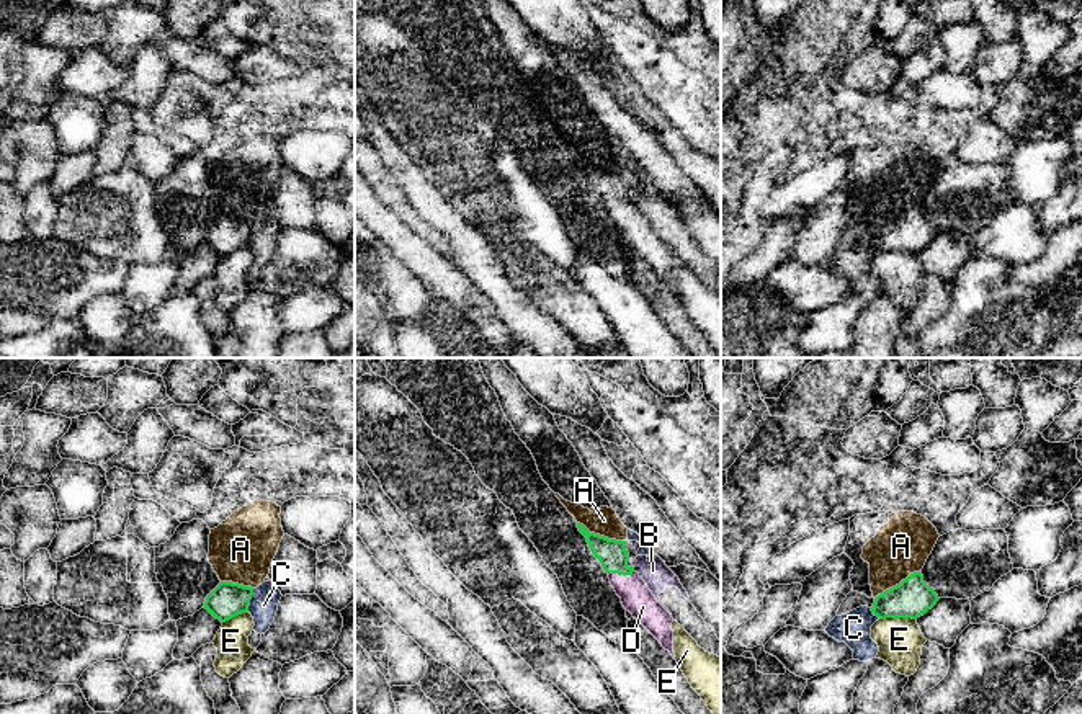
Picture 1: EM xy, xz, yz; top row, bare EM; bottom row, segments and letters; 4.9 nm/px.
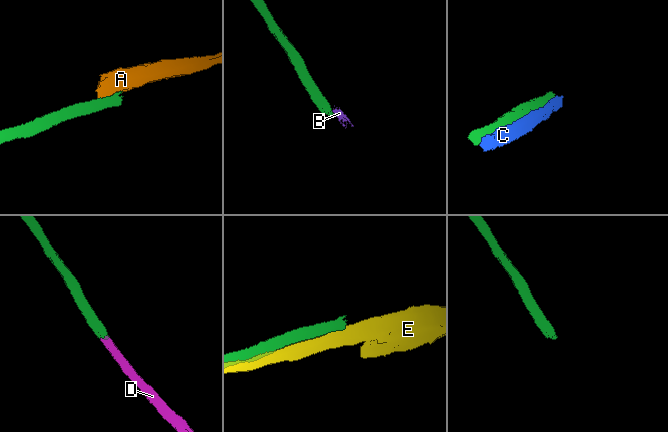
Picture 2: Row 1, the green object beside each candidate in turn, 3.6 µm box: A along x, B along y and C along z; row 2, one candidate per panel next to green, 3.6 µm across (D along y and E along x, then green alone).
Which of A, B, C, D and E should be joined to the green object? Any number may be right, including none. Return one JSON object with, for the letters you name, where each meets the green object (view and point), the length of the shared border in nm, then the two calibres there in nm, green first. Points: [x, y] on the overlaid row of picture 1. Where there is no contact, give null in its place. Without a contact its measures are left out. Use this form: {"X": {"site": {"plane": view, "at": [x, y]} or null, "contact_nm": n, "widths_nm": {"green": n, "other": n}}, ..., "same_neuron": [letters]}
{"D": {"site": {"plane": "xz", "at": [620, 574]}, "contact_nm": 130, "widths_nm": {"green": 140, "other": 150}}, "same_neuron": ["D"]}

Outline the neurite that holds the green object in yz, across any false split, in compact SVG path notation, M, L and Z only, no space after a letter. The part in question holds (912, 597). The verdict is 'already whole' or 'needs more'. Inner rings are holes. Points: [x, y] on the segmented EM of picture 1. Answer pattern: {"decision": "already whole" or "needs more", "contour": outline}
{"decision": "already whole", "contour": "M922 572L910 573L899 585L883 591L874 598L873 614L879 619L886 618L912 618L917 619L932 609L938 595L923 582Z"}

